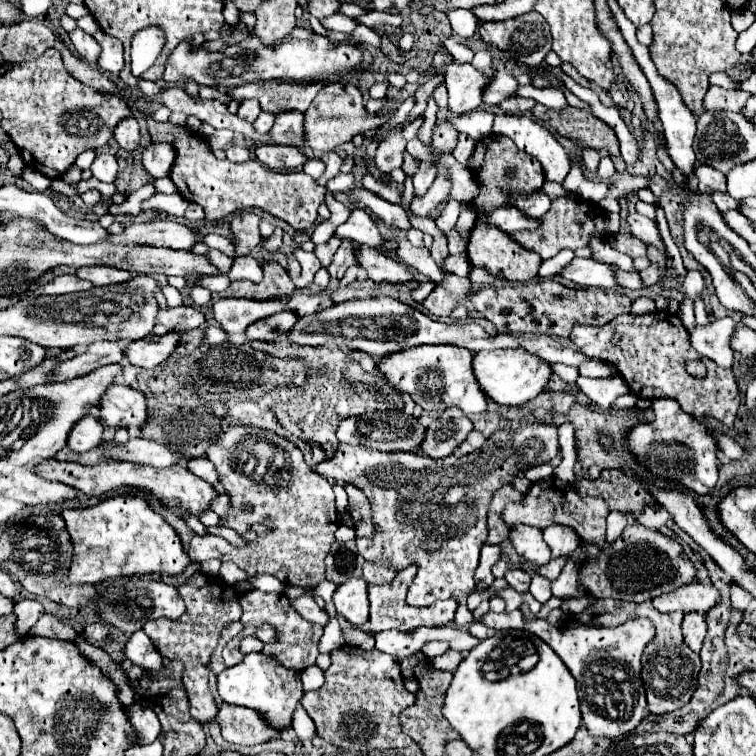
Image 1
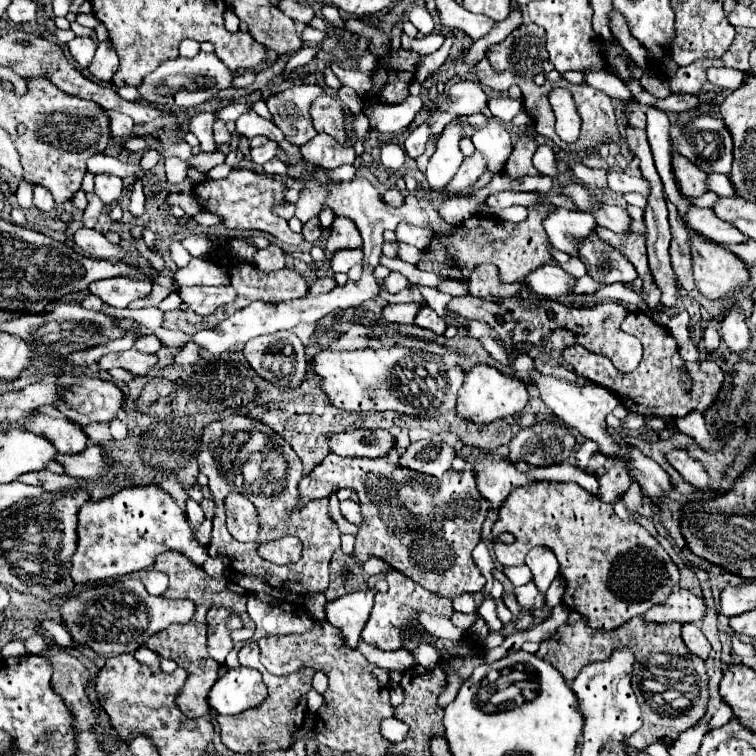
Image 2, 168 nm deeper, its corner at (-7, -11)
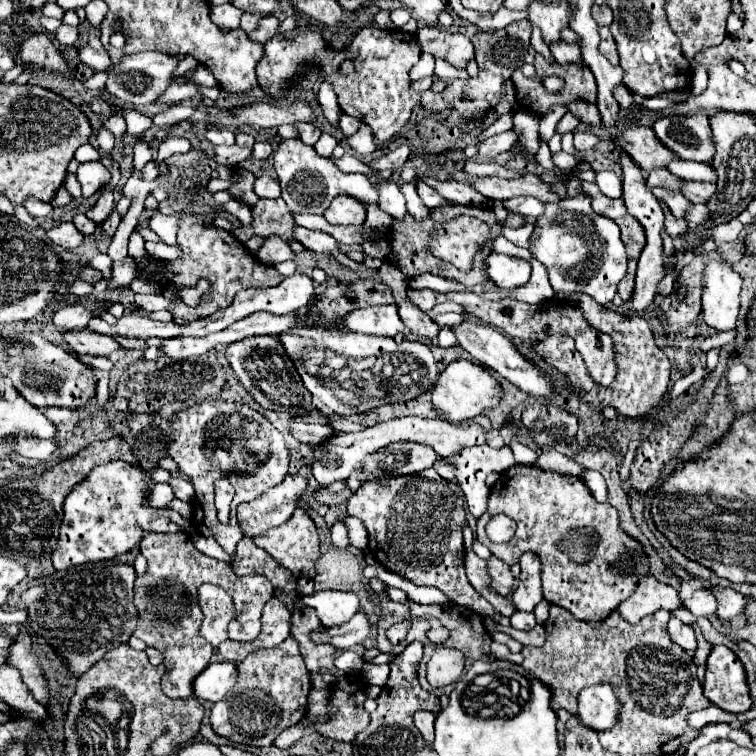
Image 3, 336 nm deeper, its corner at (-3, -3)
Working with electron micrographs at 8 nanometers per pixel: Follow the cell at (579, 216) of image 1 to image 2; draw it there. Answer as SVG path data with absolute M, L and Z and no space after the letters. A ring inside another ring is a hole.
M533 204L529 206L529 216L515 224L507 220L499 220L491 214L475 214L459 228L455 234L449 236L433 236L431 244L423 250L421 260L417 262L419 270L433 272L441 278L455 278L455 280L469 280L471 270L481 262L491 262L499 268L501 282L519 282L523 280L533 268L539 268L541 264L547 264L551 260L545 236L545 230L541 228L541 220L545 218L545 212L549 212L553 206L541 206ZM489 240L489 242L487 242Z

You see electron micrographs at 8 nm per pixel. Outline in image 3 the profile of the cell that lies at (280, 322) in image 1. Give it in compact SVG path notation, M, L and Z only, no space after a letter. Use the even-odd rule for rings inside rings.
M277 334L275 336L249 336L227 346L227 360L253 398L271 410L287 410L293 416L309 416L315 412L309 390L303 386L301 376L295 370L295 364L287 358L285 348L281 348Z

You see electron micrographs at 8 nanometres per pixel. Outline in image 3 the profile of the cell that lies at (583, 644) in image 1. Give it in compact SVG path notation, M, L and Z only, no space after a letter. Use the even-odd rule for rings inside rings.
M595 684L589 688L583 688L579 692L577 700L577 714L571 714L567 710L557 710L559 722L567 722L571 716L579 718L581 724L593 730L609 730L613 724L617 724L621 702L617 700L613 684Z

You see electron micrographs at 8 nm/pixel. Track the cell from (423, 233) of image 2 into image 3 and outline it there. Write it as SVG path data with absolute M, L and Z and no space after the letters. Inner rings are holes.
M383 182L379 186L379 208L383 212L387 212L391 218L395 220L403 220L405 214L407 214L407 208L405 208L405 198L399 190L399 186L395 182Z

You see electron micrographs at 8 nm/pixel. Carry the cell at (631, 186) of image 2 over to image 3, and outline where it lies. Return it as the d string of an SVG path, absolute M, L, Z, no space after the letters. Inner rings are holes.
M559 152L559 154L553 154L553 162L559 170L573 170L577 166L577 162L581 162L581 158L573 156L573 154L567 154L567 152Z

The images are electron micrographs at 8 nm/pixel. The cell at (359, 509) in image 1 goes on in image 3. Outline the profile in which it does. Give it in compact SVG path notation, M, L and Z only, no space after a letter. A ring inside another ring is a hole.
M335 482L327 488L323 488L321 492L313 494L317 502L323 502L323 504L329 504L329 506L339 506L339 504L345 504L351 496L351 490L347 488L345 482Z

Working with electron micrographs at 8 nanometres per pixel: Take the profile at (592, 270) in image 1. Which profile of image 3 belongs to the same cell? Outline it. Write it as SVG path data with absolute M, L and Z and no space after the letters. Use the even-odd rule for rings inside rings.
M491 254L487 258L487 274L501 288L519 288L529 282L531 264L527 260L507 256L507 254Z

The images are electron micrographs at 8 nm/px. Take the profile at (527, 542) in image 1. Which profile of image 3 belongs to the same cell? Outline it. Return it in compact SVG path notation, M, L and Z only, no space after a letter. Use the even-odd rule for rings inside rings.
M525 552L525 556L521 556L521 578L517 588L513 590L513 604L517 606L517 610L523 612L531 612L541 600L543 600L543 592L541 592L541 560L535 552Z

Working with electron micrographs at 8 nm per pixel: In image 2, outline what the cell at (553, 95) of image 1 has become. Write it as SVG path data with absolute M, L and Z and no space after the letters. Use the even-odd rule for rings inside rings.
M501 96L501 98L491 98L489 100L489 110L501 122L511 122L513 116L523 110L523 104L521 104L521 100L513 100L513 98L503 98Z

